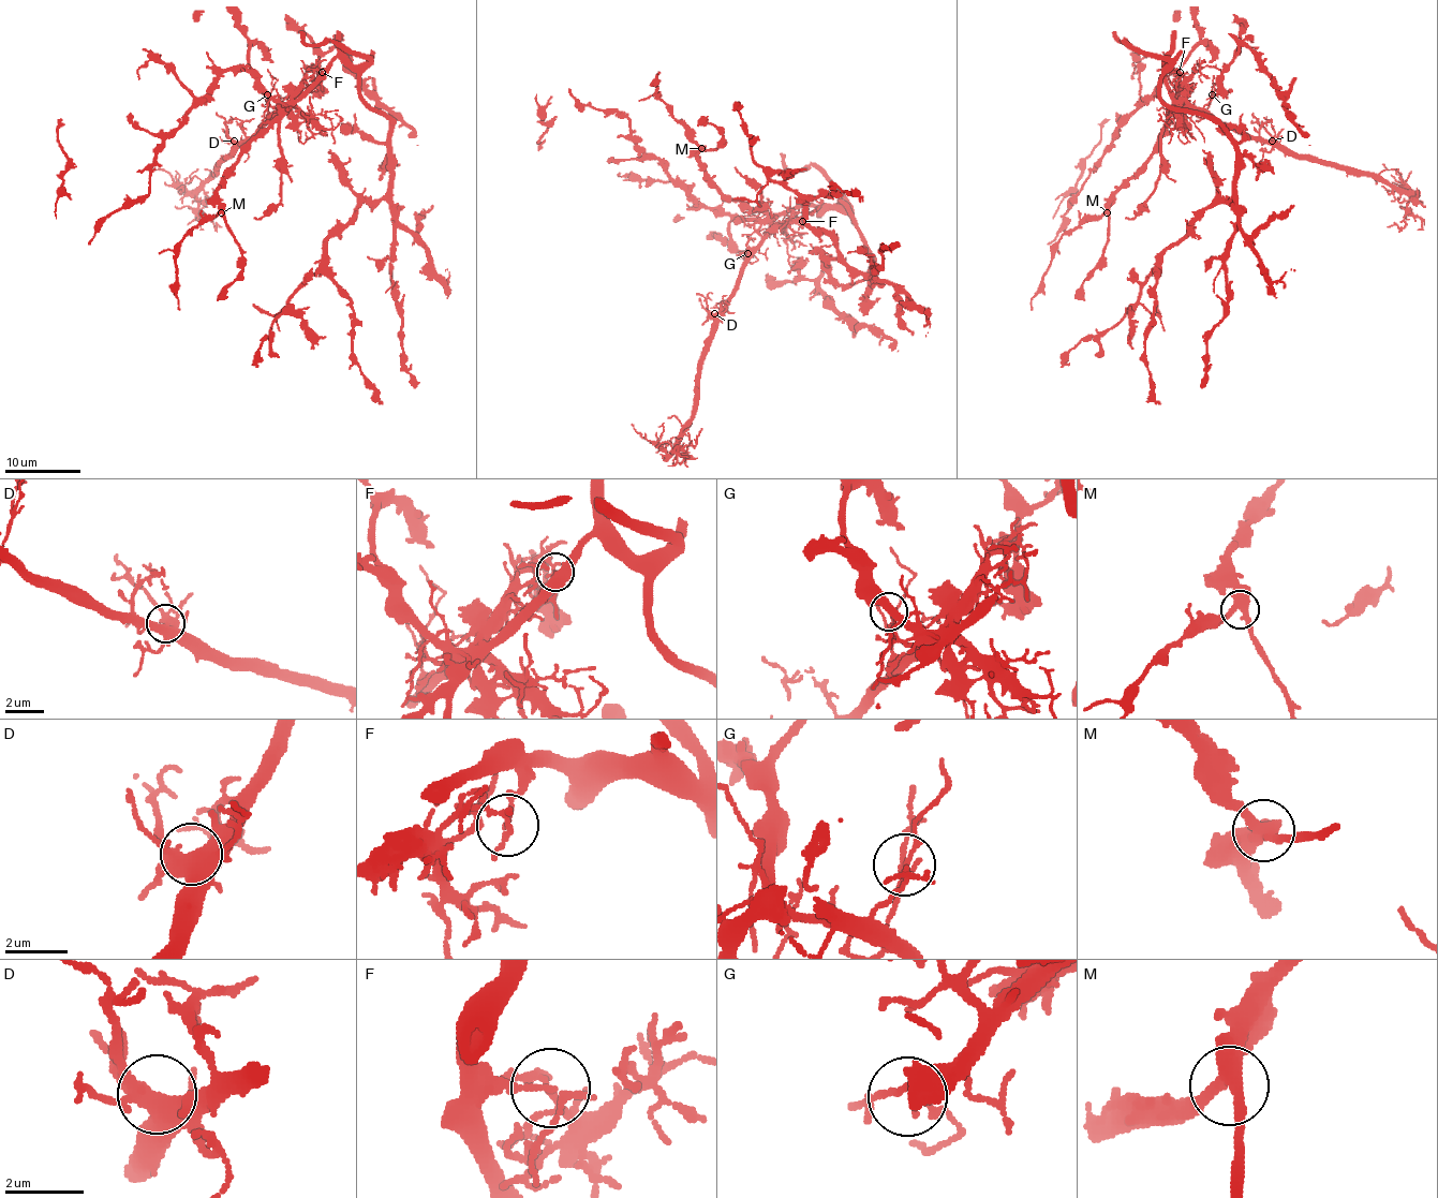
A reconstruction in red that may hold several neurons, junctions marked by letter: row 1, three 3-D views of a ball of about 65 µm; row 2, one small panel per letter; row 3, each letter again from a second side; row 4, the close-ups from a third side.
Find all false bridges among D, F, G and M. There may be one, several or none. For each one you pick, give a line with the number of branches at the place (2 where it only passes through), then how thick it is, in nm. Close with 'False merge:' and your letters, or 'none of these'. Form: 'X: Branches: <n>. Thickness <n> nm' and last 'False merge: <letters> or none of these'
F: Branches: 2. Thickness 150 nm
False merge: F

